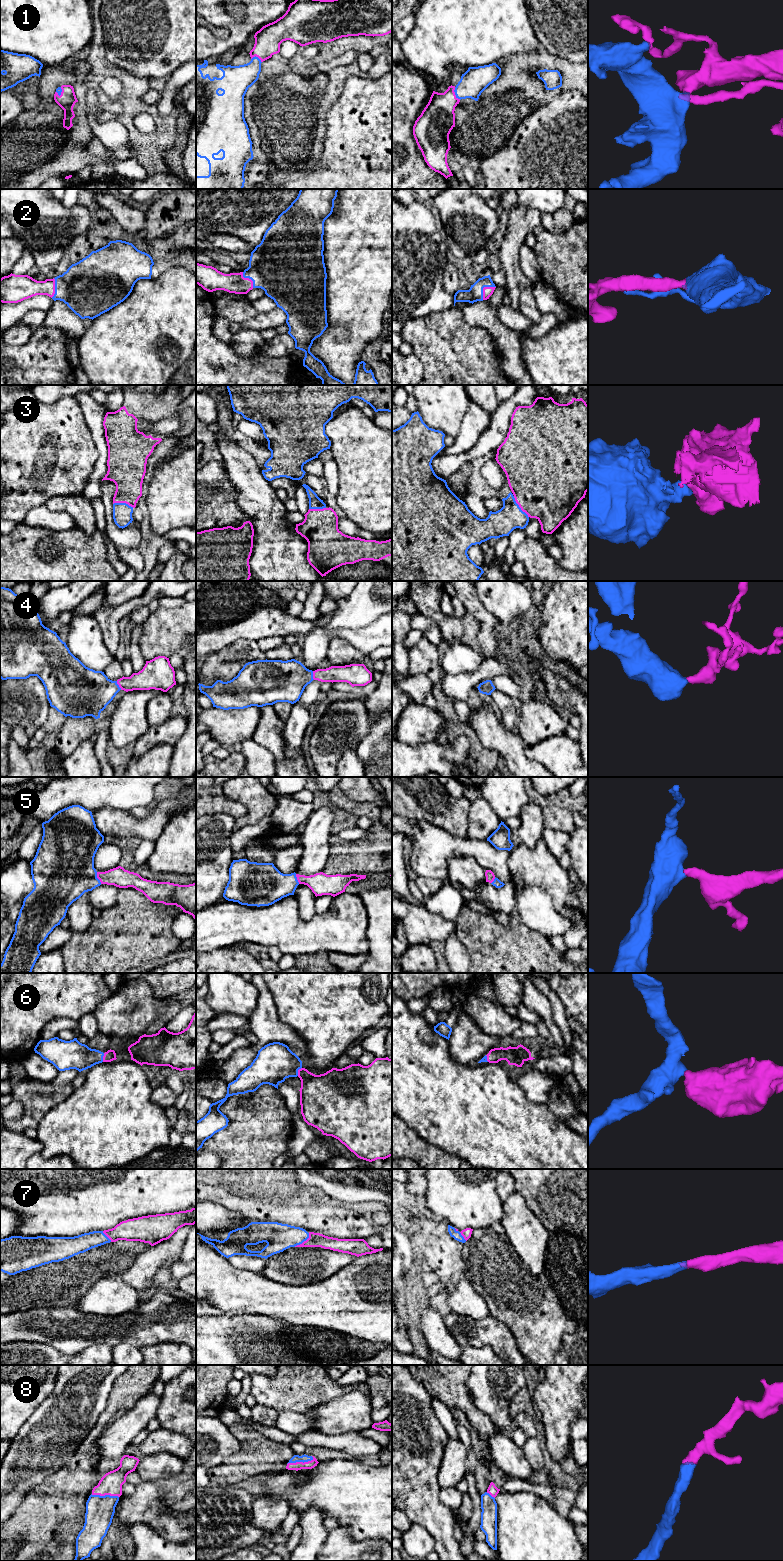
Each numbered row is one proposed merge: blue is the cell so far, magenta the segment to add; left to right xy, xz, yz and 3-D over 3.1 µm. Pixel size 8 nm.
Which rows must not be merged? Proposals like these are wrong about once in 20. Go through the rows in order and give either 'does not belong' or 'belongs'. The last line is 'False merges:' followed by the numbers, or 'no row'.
1: belongs
2: belongs
3: belongs
4: belongs
5: belongs
6: belongs
7: belongs
8: belongs
False merges: no row

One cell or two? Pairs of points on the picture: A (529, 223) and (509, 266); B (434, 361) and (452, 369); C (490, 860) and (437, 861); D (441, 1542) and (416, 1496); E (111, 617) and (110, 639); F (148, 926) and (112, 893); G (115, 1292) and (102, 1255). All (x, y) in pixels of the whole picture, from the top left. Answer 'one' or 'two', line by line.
A: one
B: one
C: one
D: one
E: one
F: two
G: two

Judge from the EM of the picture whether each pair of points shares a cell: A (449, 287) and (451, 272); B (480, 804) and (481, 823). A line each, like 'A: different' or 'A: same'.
A: same
B: same

